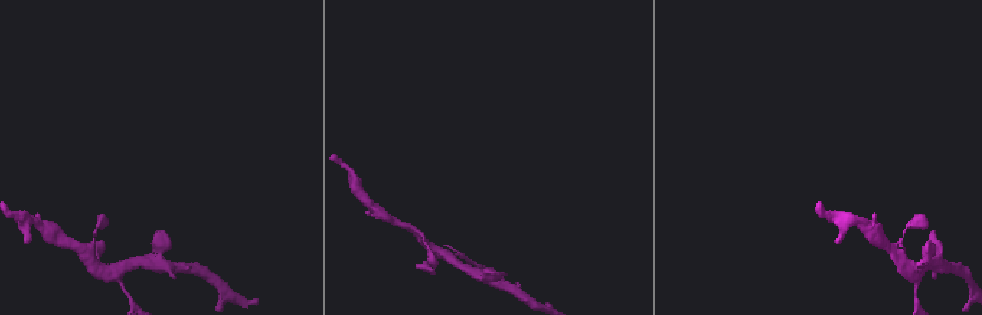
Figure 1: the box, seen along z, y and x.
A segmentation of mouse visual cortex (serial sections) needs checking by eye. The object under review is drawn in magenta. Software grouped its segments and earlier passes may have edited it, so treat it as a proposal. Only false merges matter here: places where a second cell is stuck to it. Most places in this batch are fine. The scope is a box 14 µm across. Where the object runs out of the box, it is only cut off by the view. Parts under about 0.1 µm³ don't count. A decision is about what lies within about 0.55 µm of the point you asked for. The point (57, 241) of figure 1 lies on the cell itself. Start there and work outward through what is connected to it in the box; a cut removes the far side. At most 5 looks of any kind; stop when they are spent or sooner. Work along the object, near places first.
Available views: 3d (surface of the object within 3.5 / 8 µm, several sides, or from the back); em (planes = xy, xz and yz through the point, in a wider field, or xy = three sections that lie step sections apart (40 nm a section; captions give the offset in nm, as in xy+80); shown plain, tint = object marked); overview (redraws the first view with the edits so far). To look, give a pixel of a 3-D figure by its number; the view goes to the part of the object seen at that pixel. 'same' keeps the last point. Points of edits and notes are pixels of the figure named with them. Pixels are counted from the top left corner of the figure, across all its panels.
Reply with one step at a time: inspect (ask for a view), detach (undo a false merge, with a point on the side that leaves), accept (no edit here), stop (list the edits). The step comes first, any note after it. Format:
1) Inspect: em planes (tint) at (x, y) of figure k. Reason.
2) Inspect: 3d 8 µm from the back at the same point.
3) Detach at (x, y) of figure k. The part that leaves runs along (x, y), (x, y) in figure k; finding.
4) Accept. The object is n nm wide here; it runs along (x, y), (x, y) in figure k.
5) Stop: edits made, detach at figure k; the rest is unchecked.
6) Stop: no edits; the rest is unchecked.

Inspect: em xy step 5 (tint) at (917, 282) of figure 1. Small branch off a trunk.

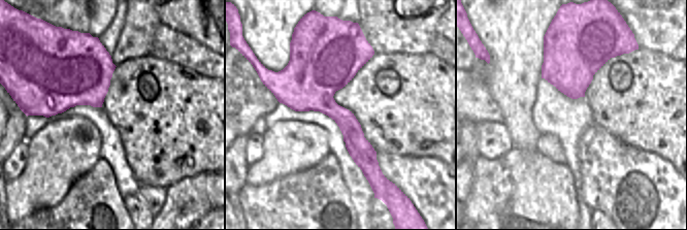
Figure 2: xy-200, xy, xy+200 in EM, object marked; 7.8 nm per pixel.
Inspect: 3d 3.5 µm at the same point. See where the arms go.

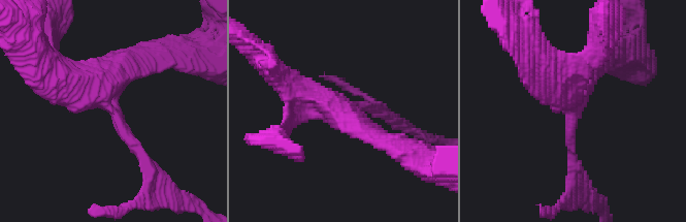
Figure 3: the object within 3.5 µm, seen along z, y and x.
Detach at (139, 151) of figure 3. The arms are 150, 400, 400 nm wide; the part that leaves runs along (119, 122), (163, 186), (183, 198) in figure 3; two cells meet here.

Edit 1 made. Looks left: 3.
Inspect: 3d 3.5 µm at (903, 234) of figure 1. A narrow waist.

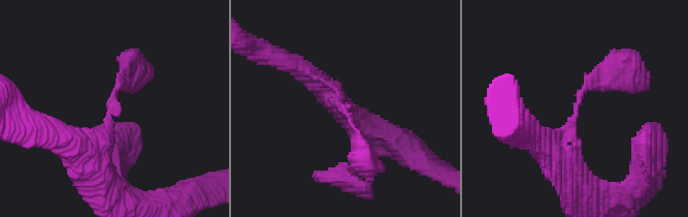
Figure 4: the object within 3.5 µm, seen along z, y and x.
Inspect: em xy step 3 (tint) at (344, 107) of figure 4. The arms are 200, 250 nm wide.

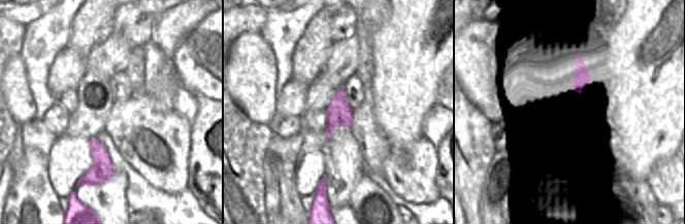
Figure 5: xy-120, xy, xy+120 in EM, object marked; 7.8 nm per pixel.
Inspect: em xy step 2 (tint) at the same point.

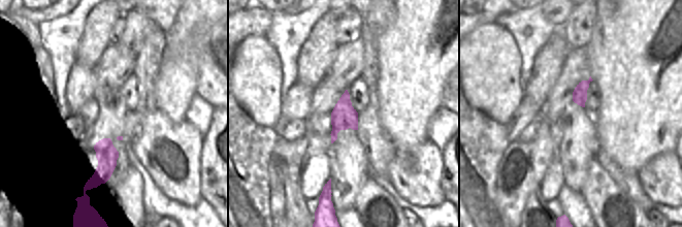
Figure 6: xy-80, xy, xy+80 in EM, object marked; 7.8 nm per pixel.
Accept. One cell here.

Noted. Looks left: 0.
Stop: edits made, detach at figure 3; the rest is unchecked.

